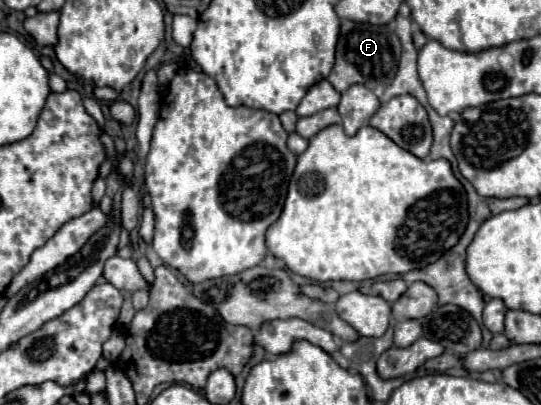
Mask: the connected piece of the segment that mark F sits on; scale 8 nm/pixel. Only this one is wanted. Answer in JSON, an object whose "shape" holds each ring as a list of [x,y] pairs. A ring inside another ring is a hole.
{"shape":[[[343,20],[341,36],[337,42],[335,66],[327,80],[337,92],[345,92],[351,84],[367,84],[371,90],[375,90],[377,86],[387,86],[393,82],[399,58],[401,58],[399,38],[387,26],[371,26]]]}

